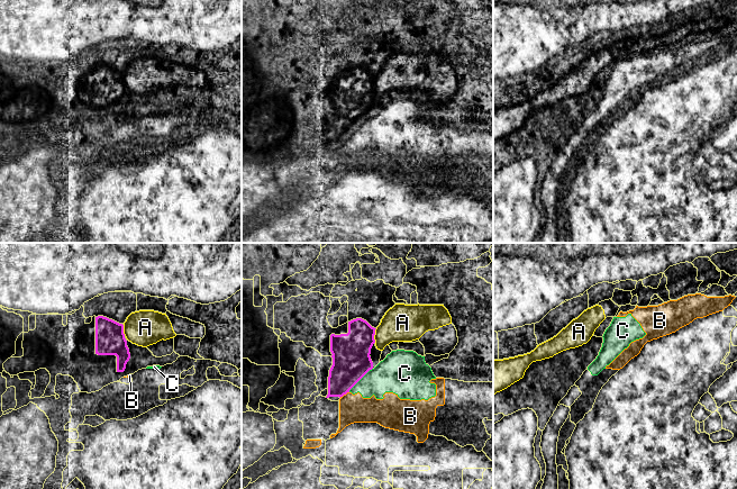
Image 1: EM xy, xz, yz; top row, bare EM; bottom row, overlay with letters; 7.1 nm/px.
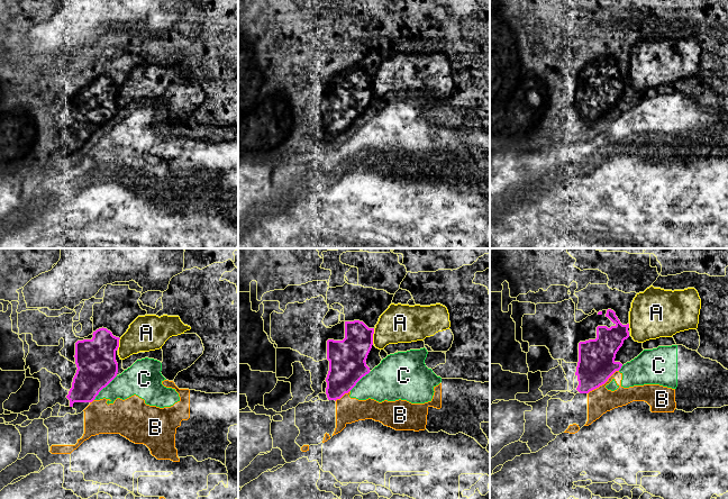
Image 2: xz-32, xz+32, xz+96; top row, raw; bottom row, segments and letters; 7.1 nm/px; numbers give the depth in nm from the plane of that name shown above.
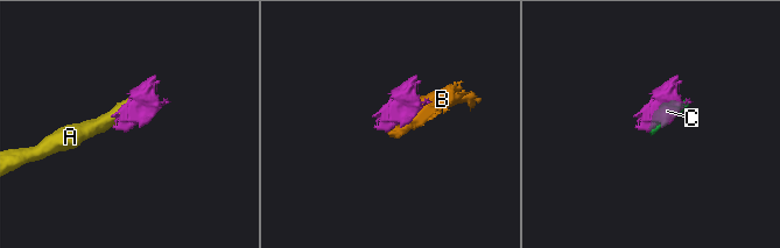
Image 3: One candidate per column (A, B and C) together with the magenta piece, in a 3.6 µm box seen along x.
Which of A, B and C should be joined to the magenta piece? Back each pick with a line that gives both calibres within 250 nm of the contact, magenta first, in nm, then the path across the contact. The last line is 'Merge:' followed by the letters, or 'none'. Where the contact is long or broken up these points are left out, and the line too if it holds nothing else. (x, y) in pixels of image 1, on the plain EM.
Merge: none

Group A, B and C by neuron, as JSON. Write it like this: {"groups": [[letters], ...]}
{"groups": [["A"], ["B", "C"]]}

